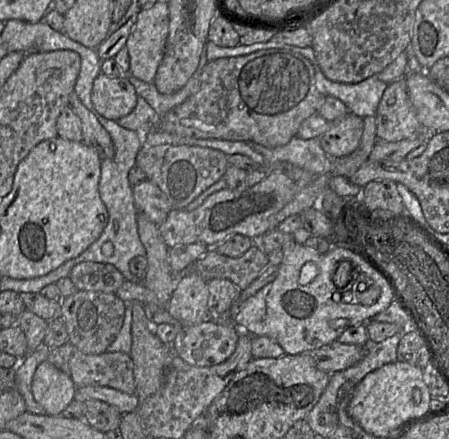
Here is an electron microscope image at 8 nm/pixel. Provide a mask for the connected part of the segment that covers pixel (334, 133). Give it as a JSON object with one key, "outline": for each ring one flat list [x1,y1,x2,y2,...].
{"outline":[[353,113,330,122,329,129,319,139,323,150,332,159,353,153,363,134,363,118]]}

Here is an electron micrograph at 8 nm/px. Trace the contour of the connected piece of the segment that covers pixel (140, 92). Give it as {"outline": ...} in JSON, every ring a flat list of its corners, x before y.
{"outline":[[206,44,204,45,199,65,188,82,178,91,172,94,161,94,154,83,147,83,138,78,128,75,128,80,134,86,137,96,143,97,155,110,158,116,163,116,175,106,184,102,189,96,199,89,200,79,204,66,207,63]]}

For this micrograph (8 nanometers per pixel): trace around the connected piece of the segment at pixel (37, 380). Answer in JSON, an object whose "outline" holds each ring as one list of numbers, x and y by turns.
{"outline":[[49,361,41,363,32,379,32,393,47,415,58,416,76,397,71,378]]}

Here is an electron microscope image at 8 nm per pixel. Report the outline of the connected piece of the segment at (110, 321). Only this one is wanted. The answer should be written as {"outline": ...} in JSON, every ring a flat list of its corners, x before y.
{"outline":[[78,290,60,302,60,316,66,326,68,343,85,354,106,352,121,330,124,315,125,302,115,293]]}

